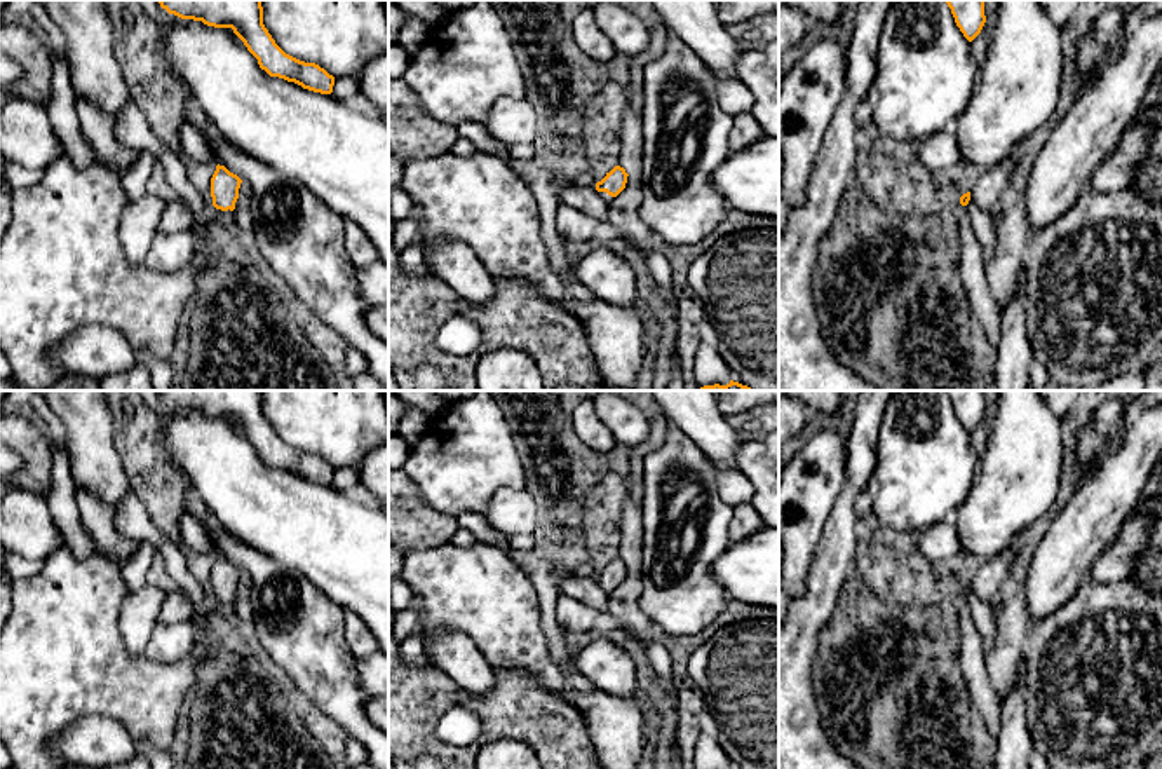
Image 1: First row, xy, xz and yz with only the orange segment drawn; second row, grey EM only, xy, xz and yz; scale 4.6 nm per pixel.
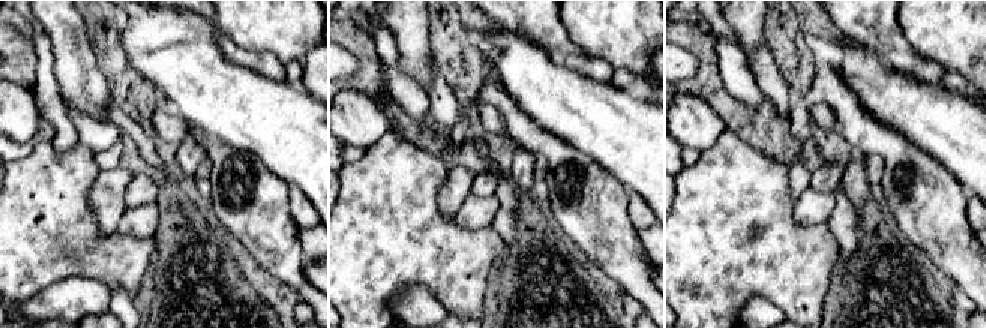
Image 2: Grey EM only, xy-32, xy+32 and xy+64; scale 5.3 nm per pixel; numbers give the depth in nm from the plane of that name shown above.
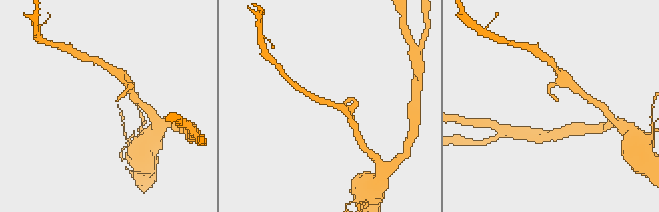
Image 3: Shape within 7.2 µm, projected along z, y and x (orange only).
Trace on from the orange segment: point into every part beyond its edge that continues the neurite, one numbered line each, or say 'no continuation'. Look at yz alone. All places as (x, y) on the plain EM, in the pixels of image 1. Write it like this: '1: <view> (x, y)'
1: yz (983, 614)

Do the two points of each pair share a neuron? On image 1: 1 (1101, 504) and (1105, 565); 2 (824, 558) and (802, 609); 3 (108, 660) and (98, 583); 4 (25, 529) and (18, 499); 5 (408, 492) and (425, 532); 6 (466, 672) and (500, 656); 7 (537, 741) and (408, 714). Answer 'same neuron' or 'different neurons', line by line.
1: different neurons
2: same neuron
3: same neuron
4: same neuron
5: same neuron
6: different neurons
7: same neuron

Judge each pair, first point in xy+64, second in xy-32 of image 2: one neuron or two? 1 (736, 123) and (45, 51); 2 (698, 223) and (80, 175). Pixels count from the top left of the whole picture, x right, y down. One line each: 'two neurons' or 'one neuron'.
1: two neurons
2: one neuron

